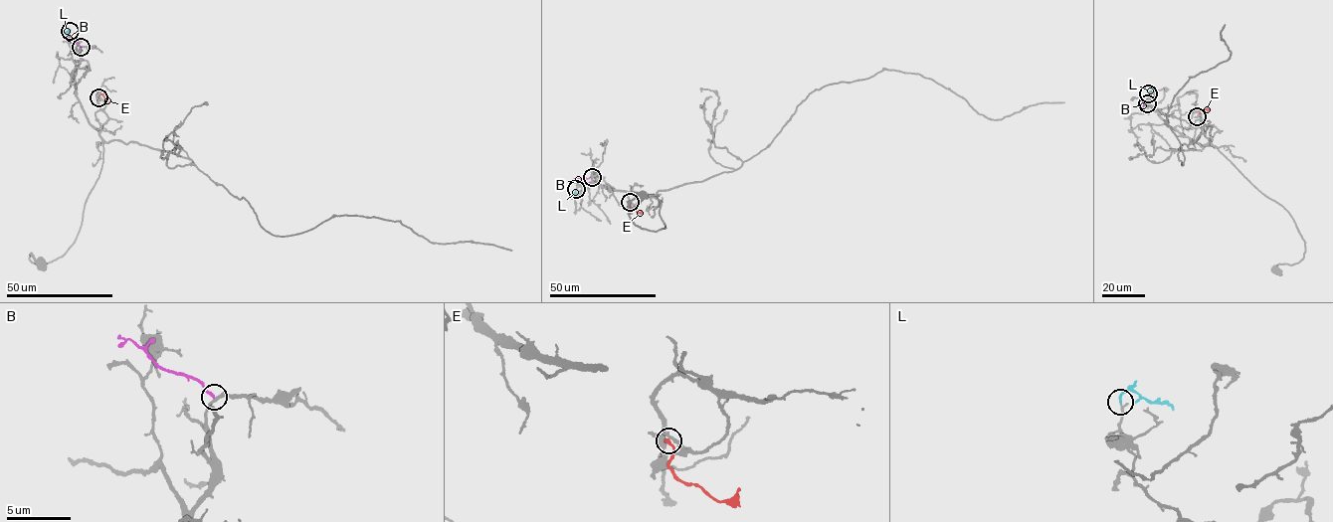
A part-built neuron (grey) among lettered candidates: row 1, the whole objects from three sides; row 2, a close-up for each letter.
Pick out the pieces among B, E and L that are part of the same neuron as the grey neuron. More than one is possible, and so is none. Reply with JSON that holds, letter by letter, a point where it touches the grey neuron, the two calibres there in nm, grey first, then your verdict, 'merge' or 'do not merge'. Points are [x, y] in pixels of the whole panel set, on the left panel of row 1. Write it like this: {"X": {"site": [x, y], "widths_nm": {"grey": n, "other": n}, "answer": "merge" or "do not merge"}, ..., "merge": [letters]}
{"B": {"site": [81, 47], "widths_nm": {"grey": 240, "other": 200}, "answer": "do not merge"}, "E": {"site": [98, 97], "widths_nm": {"grey": 200, "other": 260}, "answer": "do not merge"}, "L": {"site": [70, 31], "widths_nm": {"grey": 180, "other": 160}, "answer": "merge"}, "merge": ["L"]}

